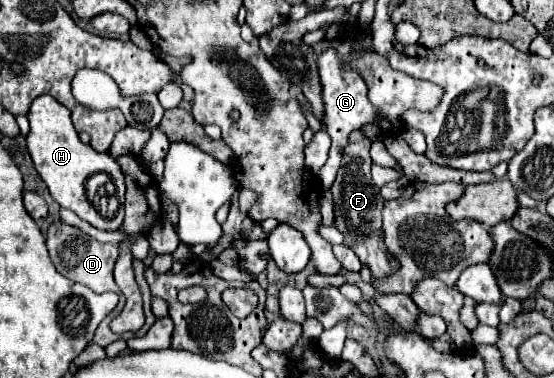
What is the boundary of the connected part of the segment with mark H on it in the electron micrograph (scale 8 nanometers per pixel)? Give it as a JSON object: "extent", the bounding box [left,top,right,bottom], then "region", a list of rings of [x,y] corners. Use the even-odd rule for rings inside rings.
{"extent":[27,95,125,231],"region":[[[41,95],[31,103],[29,109],[29,123],[31,123],[31,131],[27,135],[27,149],[31,153],[31,159],[35,163],[35,169],[39,171],[41,179],[47,183],[49,193],[53,195],[53,199],[61,205],[71,209],[73,213],[77,213],[81,219],[89,221],[93,227],[101,229],[101,231],[117,231],[123,223],[123,201],[125,201],[125,177],[119,169],[119,163],[115,161],[115,157],[111,157],[109,153],[97,153],[91,145],[81,143],[73,123],[71,123],[71,115],[69,109],[63,107],[59,101],[55,101],[51,95]],[[95,173],[107,173],[113,183],[115,183],[116,193],[121,207],[117,210],[116,217],[113,219],[103,219],[97,209],[87,201],[85,195],[85,181],[95,175]]]}

